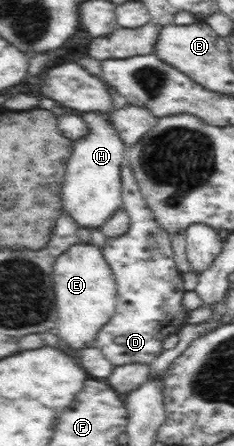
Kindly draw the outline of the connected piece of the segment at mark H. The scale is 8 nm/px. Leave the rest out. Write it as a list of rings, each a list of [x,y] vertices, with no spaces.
[[[82,113],[81,119],[88,127],[88,132],[77,139],[71,139],[73,150],[65,170],[65,179],[61,182],[62,209],[68,211],[82,227],[102,227],[117,210],[122,207],[121,167],[126,163],[126,150],[129,145],[123,142],[117,126],[107,118],[108,113]]]

